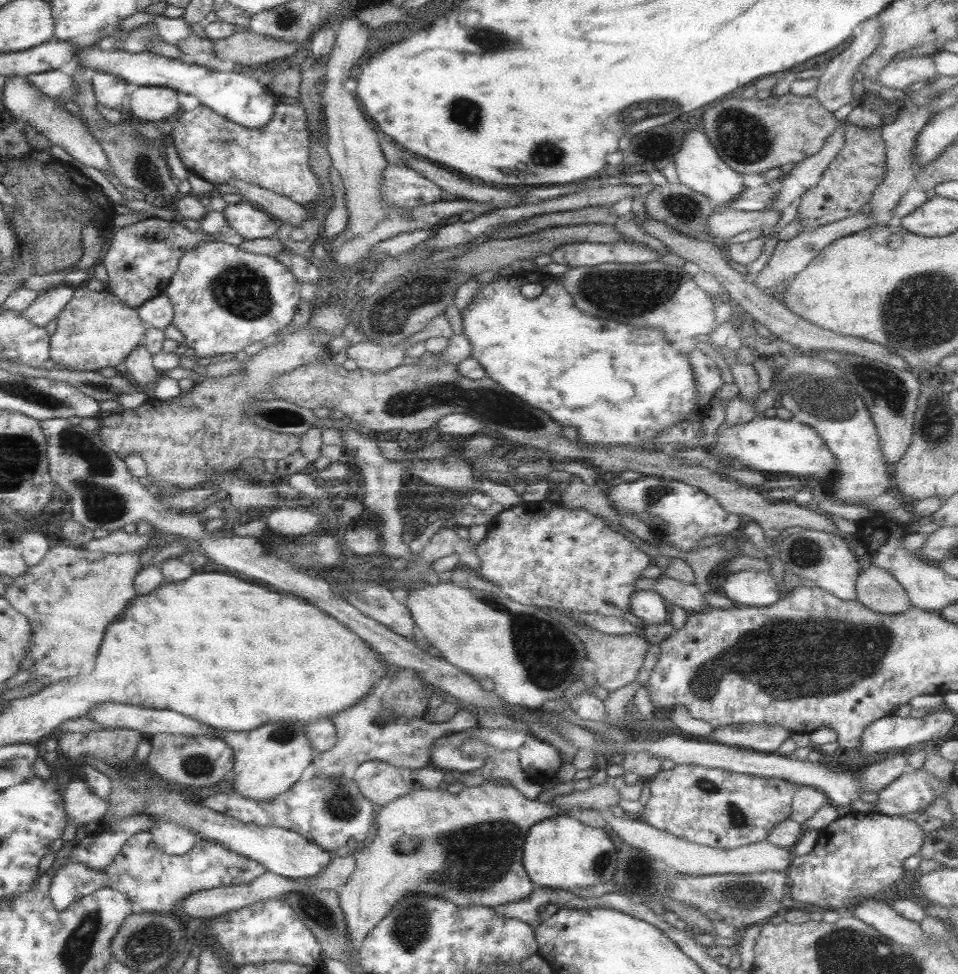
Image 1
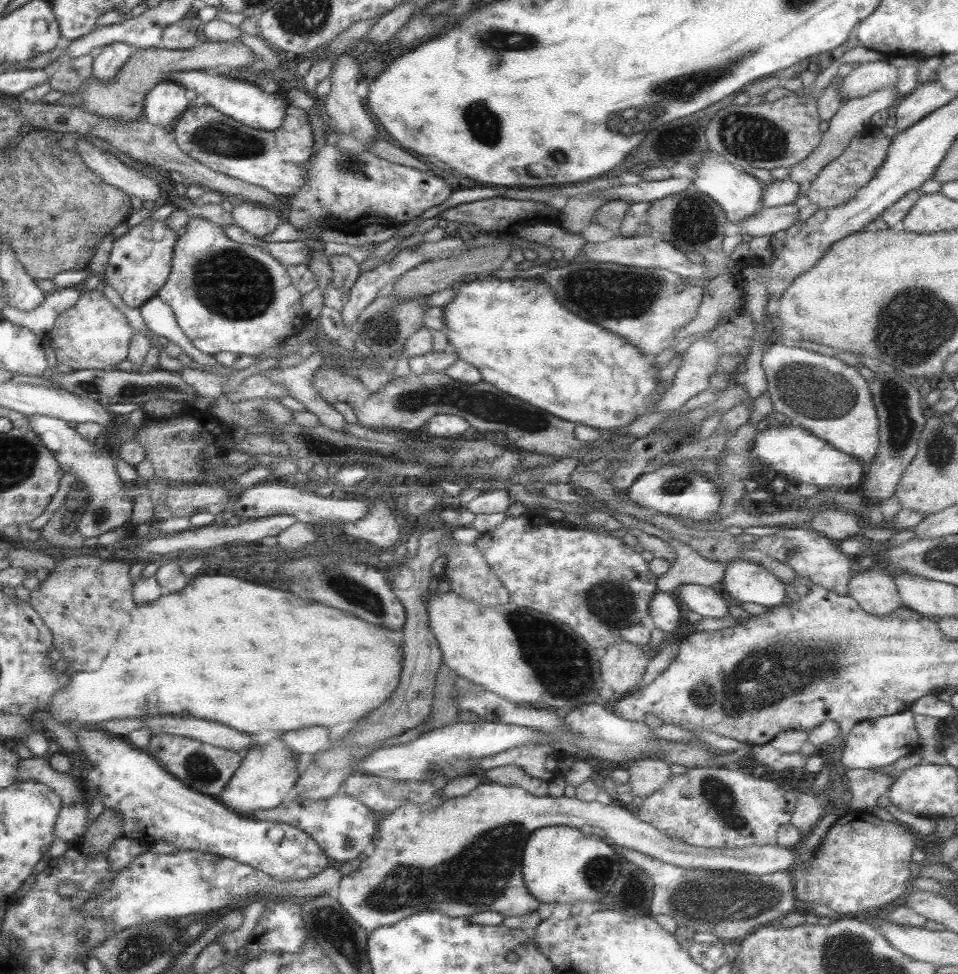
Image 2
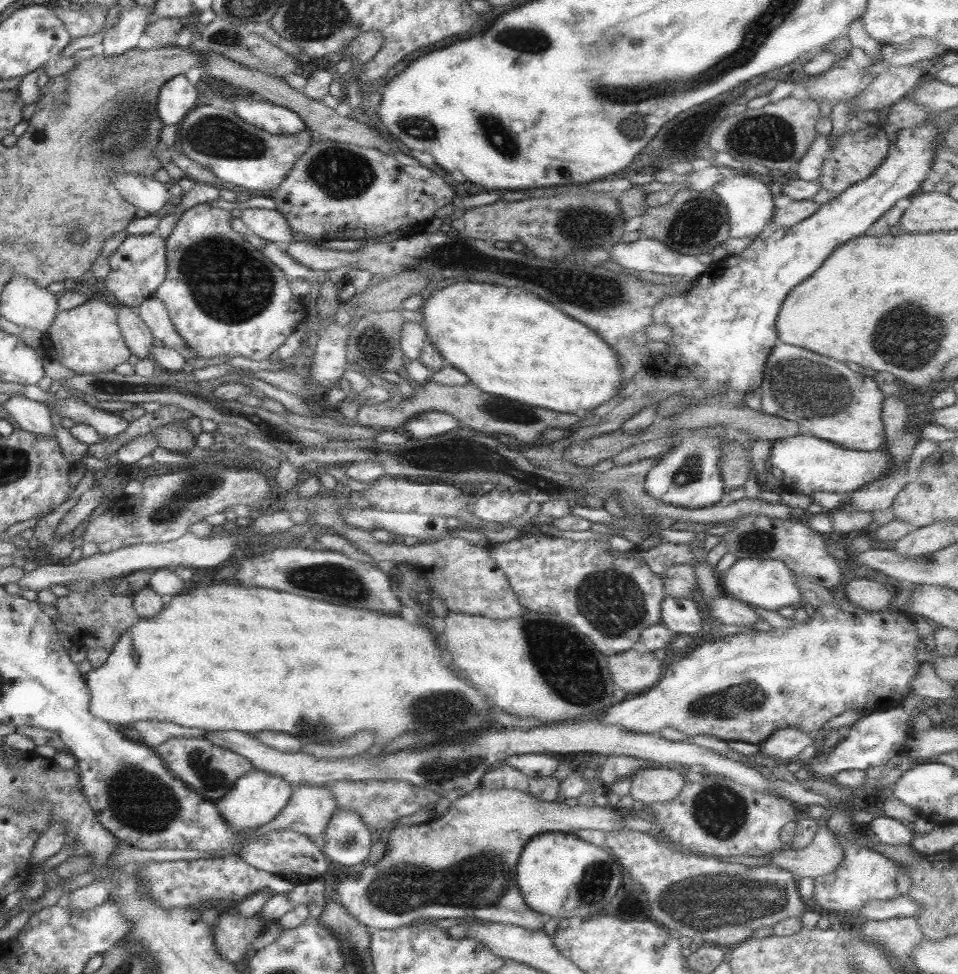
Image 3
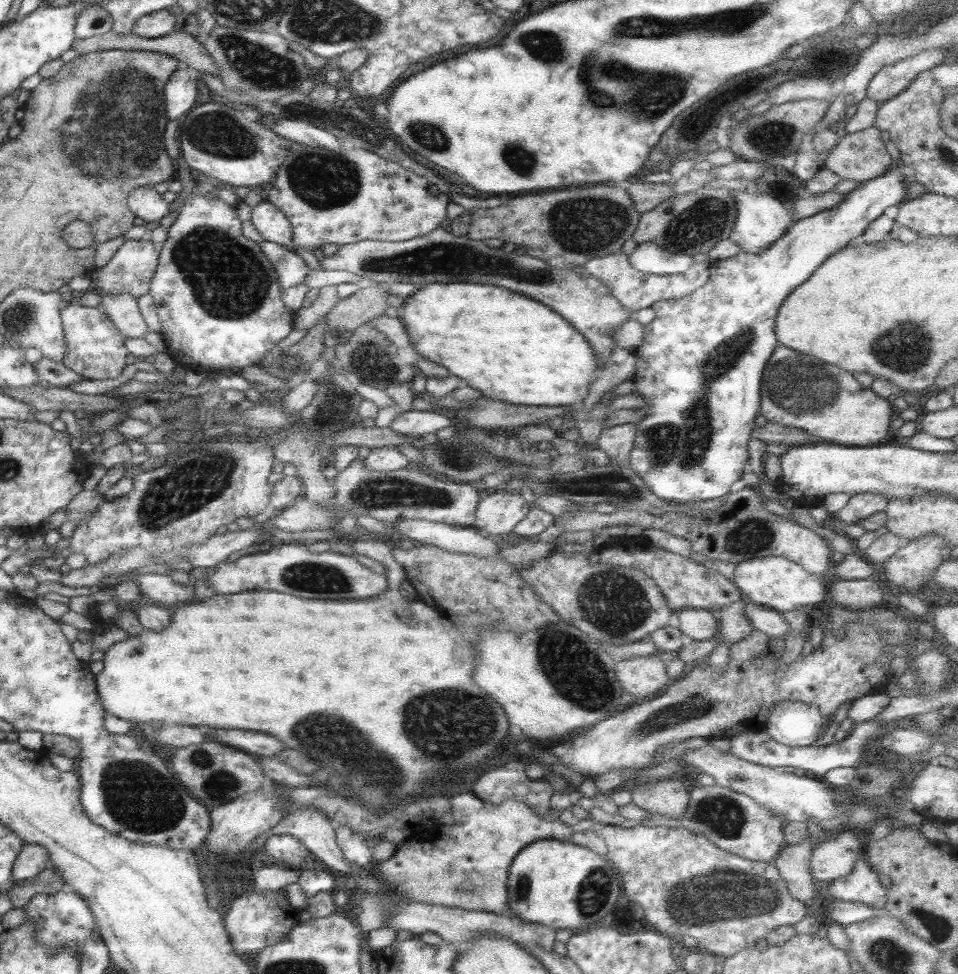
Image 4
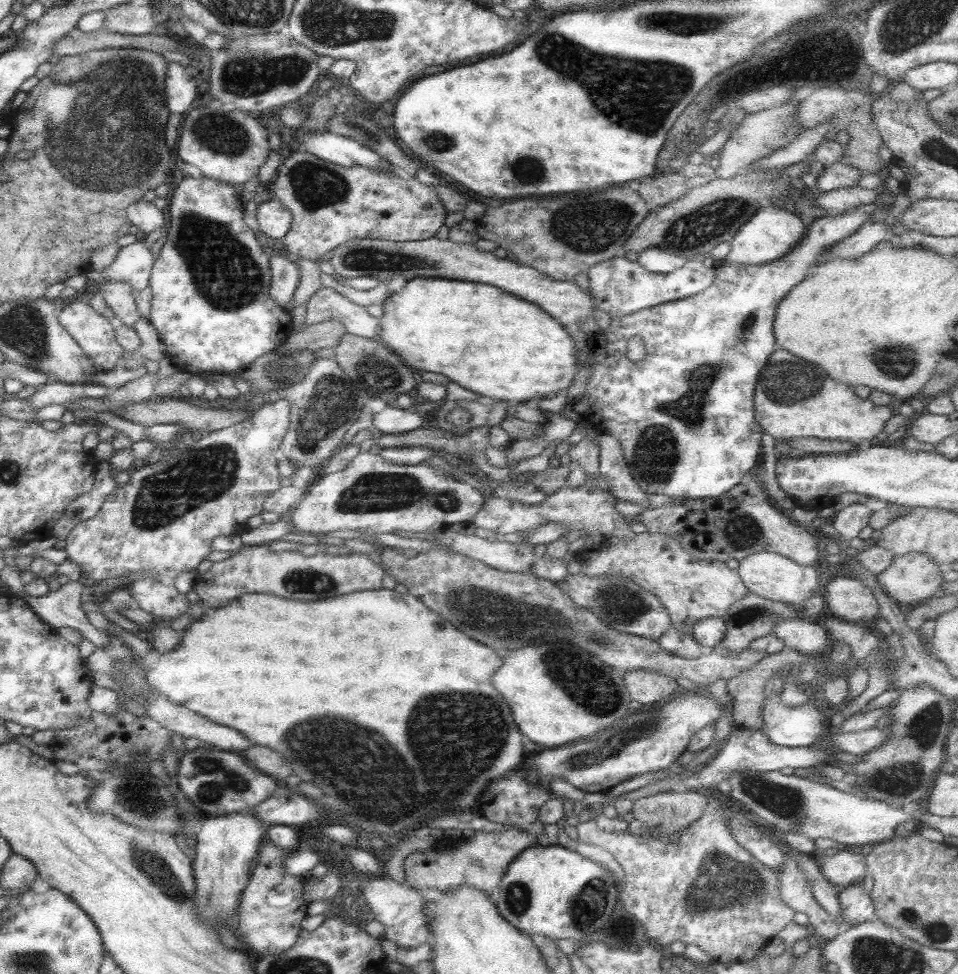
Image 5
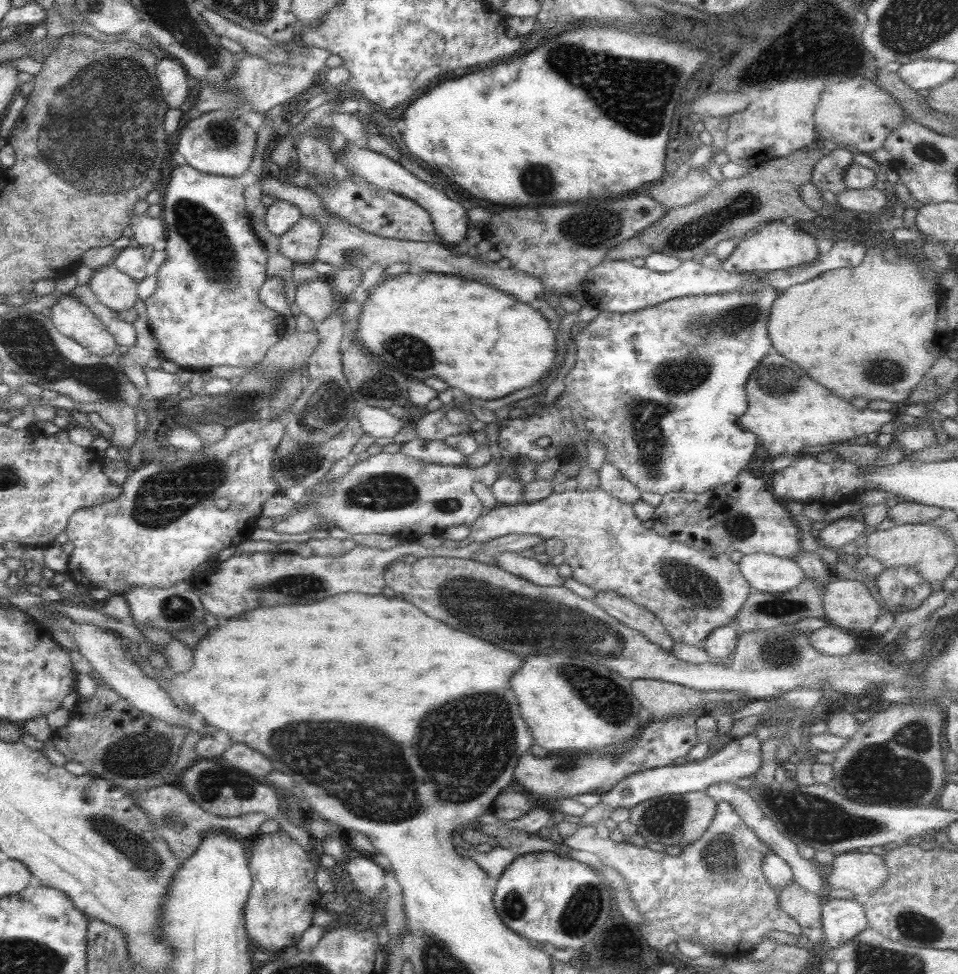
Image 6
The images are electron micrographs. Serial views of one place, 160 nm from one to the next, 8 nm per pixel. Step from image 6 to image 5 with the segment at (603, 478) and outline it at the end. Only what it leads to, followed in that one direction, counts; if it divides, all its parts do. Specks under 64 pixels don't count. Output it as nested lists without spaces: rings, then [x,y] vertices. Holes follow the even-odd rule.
[[[598,431],[598,474],[606,480],[610,492],[623,502],[629,502],[648,508],[646,492],[643,492],[633,480],[625,464],[621,447],[610,434]]]

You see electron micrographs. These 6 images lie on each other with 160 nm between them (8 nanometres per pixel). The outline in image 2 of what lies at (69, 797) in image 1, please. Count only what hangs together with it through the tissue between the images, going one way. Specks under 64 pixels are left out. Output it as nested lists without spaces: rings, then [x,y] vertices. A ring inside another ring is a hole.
[[[74,804],[73,806],[62,805],[57,811],[53,833],[55,840],[64,840],[69,843],[81,838],[86,830],[87,808],[83,804]]]

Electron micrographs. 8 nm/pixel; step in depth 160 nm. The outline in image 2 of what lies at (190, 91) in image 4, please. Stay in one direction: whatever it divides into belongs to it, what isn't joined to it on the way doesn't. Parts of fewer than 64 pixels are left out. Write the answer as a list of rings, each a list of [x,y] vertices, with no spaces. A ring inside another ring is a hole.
[[[163,82],[155,87],[143,98],[141,120],[144,122],[170,126],[189,108],[185,99],[185,88],[173,82]]]

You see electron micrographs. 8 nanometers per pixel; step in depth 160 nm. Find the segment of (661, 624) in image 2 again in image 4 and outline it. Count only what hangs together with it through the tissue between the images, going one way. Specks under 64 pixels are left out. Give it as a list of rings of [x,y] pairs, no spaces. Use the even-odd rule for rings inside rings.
[[[684,608],[677,610],[677,630],[692,641],[706,641],[715,633],[715,617],[707,610]]]

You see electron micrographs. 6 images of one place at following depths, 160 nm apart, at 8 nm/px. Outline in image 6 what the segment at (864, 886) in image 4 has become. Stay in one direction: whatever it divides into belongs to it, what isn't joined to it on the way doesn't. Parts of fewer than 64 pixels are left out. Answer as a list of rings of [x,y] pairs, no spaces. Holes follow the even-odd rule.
[[[854,898],[824,900],[820,921],[822,940],[816,950],[837,948],[867,927],[861,901]]]

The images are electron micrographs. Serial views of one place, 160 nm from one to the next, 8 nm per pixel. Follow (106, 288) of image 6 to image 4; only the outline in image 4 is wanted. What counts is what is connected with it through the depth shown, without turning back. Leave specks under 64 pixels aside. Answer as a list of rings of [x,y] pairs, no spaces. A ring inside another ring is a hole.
[[[104,293],[97,307],[124,337],[141,338],[144,335],[146,324],[138,311],[134,296],[127,293]]]

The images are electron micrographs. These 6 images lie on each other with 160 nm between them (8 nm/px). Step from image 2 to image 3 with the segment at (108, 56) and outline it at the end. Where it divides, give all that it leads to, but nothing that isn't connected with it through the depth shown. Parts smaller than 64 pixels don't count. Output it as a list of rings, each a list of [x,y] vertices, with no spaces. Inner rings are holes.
[[[117,2],[111,6],[117,9],[117,20],[103,32],[100,42],[103,56],[115,56],[127,49],[136,48],[145,25],[156,18],[151,6],[140,7],[135,4],[131,8],[123,9]]]

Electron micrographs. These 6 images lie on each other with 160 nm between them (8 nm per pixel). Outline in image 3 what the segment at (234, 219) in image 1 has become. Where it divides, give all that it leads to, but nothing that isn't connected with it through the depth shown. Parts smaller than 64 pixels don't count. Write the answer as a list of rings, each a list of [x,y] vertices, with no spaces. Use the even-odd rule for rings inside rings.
[[[245,208],[240,213],[239,220],[243,222],[247,232],[256,238],[277,244],[282,251],[294,241],[291,230],[279,211]]]

